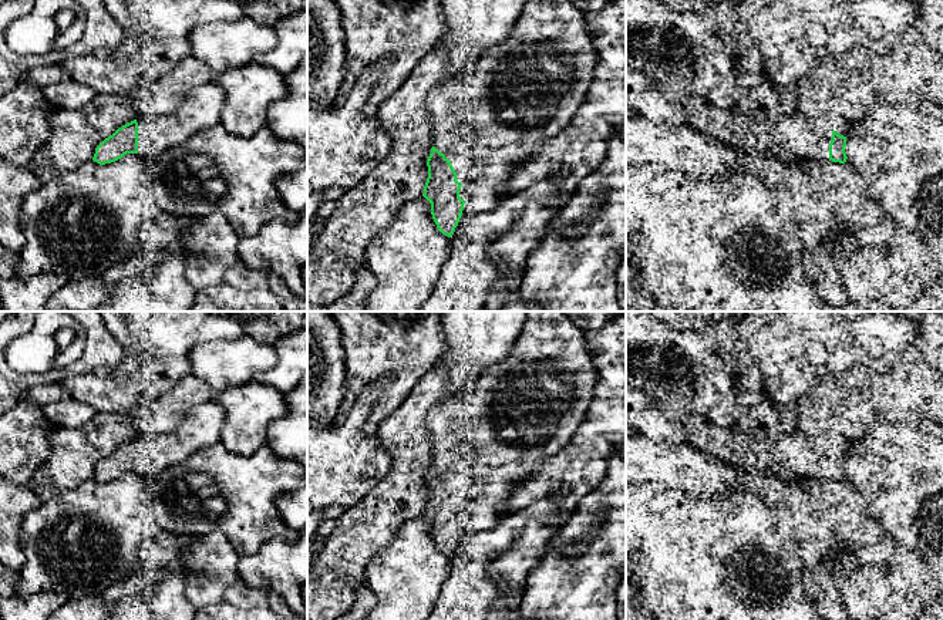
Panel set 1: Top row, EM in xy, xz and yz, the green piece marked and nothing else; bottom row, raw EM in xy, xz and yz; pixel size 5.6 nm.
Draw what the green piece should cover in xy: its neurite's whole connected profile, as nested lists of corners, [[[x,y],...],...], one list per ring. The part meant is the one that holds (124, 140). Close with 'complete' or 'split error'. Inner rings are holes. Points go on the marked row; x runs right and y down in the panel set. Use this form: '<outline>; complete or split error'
[[[213,82],[195,88],[172,114],[162,117],[138,117],[105,138],[92,161],[105,165],[127,154],[138,154],[146,162],[178,145],[201,129],[220,124],[225,92]]]; split error

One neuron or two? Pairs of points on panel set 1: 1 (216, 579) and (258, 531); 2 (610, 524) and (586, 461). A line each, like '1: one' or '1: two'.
1: two
2: two

